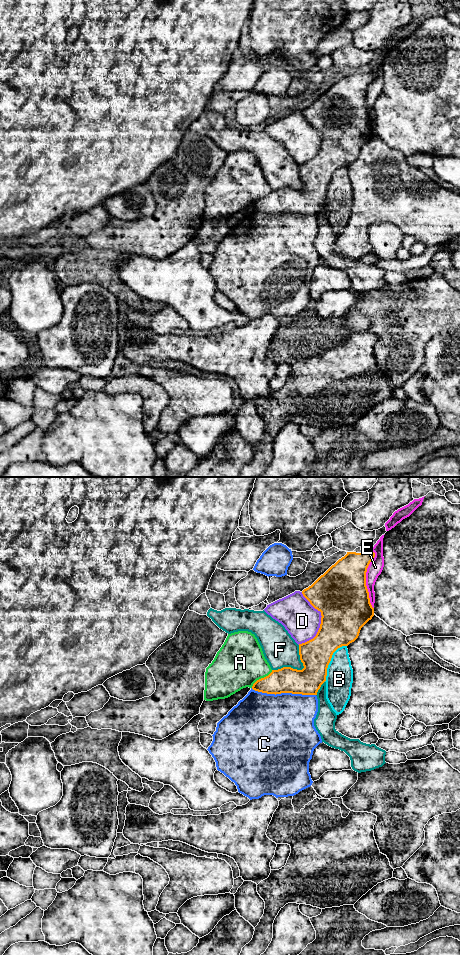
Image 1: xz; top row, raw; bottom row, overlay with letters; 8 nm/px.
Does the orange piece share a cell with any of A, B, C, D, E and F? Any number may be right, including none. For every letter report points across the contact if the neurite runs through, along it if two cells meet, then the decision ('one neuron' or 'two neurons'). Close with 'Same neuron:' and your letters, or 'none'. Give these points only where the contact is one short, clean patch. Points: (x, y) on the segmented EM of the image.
A: two neurons
B: two neurons
C: two neurons
D: two neurons
E: two neurons
F: two neurons
Same neuron: none

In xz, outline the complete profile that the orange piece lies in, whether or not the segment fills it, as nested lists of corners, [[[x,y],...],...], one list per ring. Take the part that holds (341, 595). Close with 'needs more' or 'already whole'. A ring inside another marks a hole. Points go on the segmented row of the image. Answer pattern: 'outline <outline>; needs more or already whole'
outline [[[347,552],[347,554],[332,565],[311,586],[302,591],[310,604],[321,612],[321,624],[316,636],[299,644],[302,670],[283,667],[257,680],[252,689],[267,694],[292,693],[302,695],[317,695],[321,685],[326,681],[327,668],[333,653],[342,646],[354,642],[361,628],[374,616],[374,608],[370,603],[366,586],[366,572],[375,553]]]; already whole

